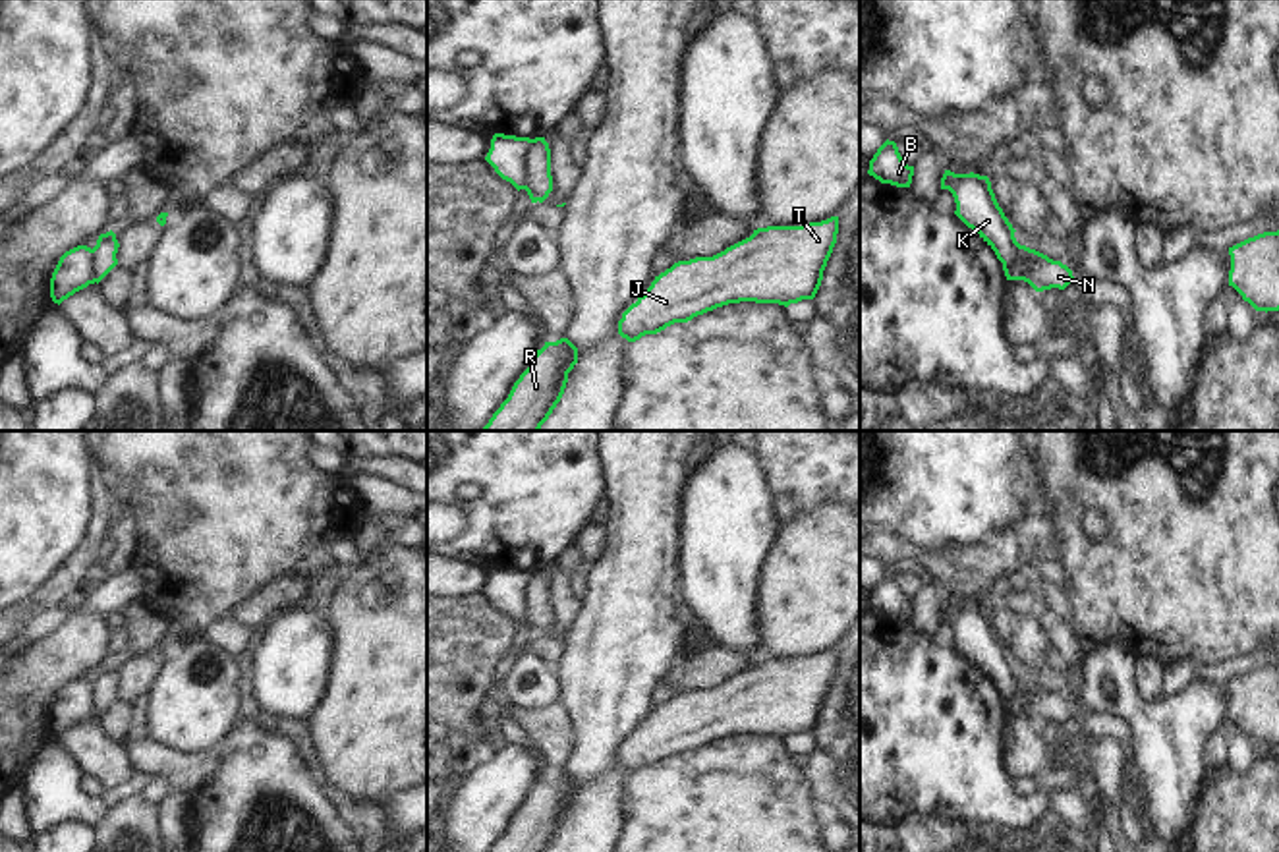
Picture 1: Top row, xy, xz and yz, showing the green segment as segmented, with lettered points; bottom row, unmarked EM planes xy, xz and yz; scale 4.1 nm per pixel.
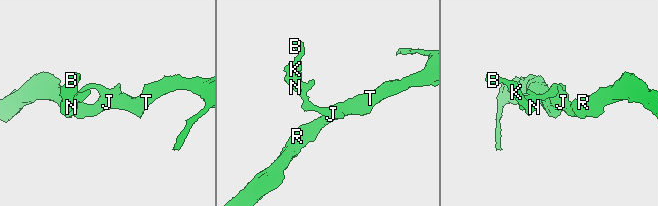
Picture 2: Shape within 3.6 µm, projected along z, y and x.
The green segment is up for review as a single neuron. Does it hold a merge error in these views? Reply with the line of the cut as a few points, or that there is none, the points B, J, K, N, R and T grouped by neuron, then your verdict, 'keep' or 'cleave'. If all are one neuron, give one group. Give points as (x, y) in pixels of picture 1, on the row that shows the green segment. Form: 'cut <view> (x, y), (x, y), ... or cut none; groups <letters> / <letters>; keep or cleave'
cut xz (534, 140), (526, 153), (526, 176), (528, 190), (538, 199); groups B K N / J R T; cleave

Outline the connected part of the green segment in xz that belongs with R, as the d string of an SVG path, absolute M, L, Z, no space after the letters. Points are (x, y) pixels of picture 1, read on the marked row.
M568 338L545 342L481 431L539 431L560 402L576 363L578 348Z

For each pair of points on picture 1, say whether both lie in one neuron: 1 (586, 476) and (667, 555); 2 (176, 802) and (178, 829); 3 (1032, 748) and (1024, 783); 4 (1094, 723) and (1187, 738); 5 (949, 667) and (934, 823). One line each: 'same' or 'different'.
1: different
2: same
3: different
4: different
5: different

